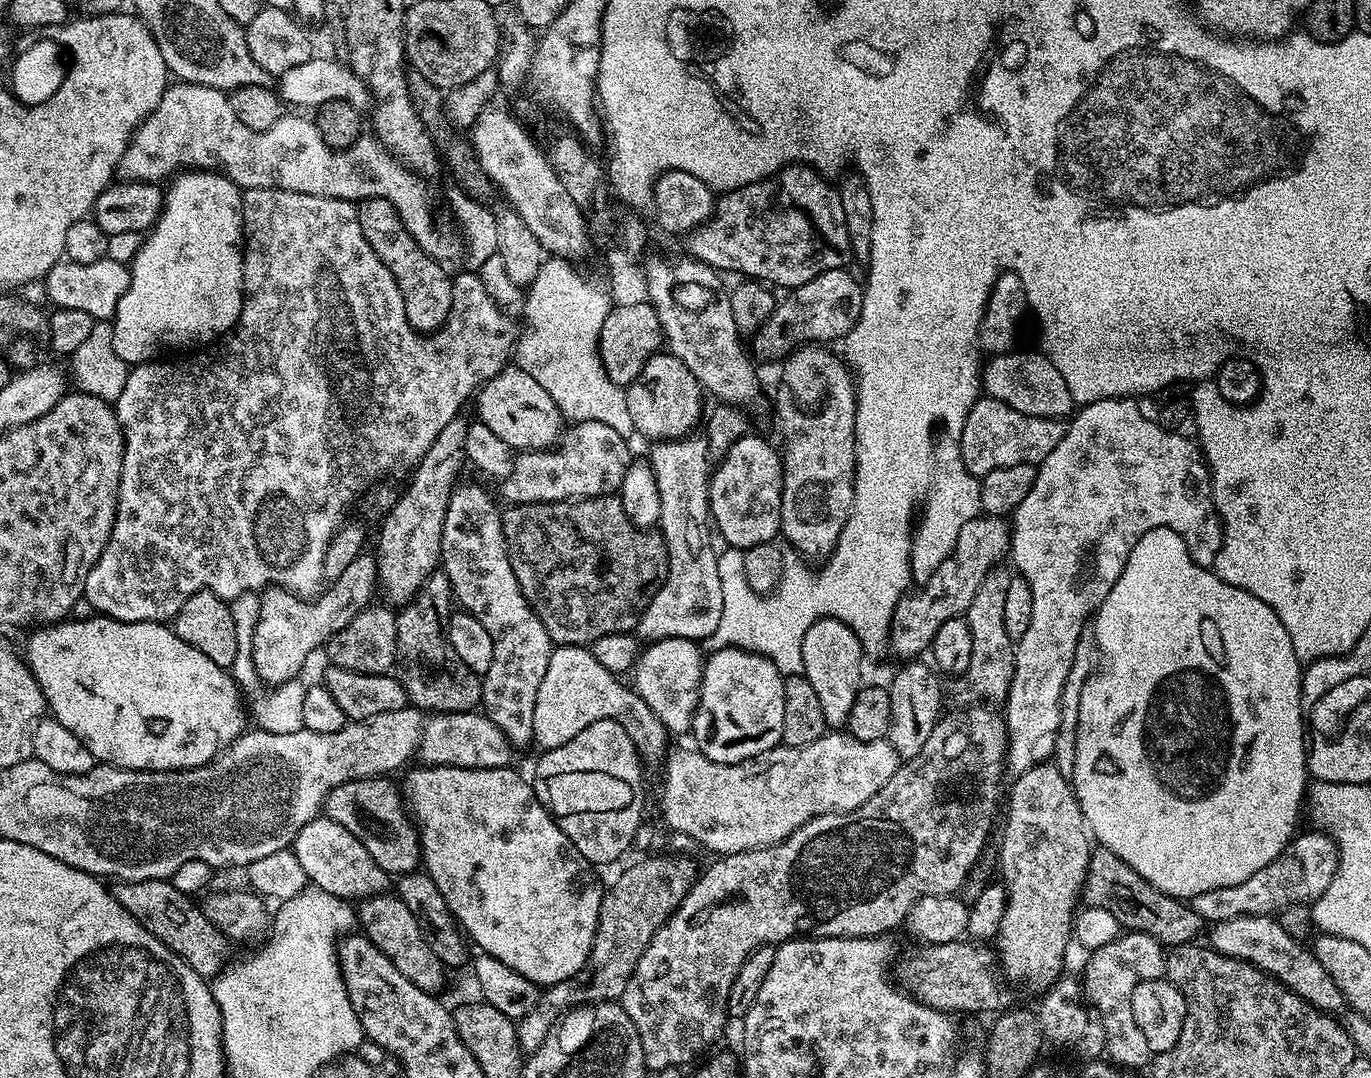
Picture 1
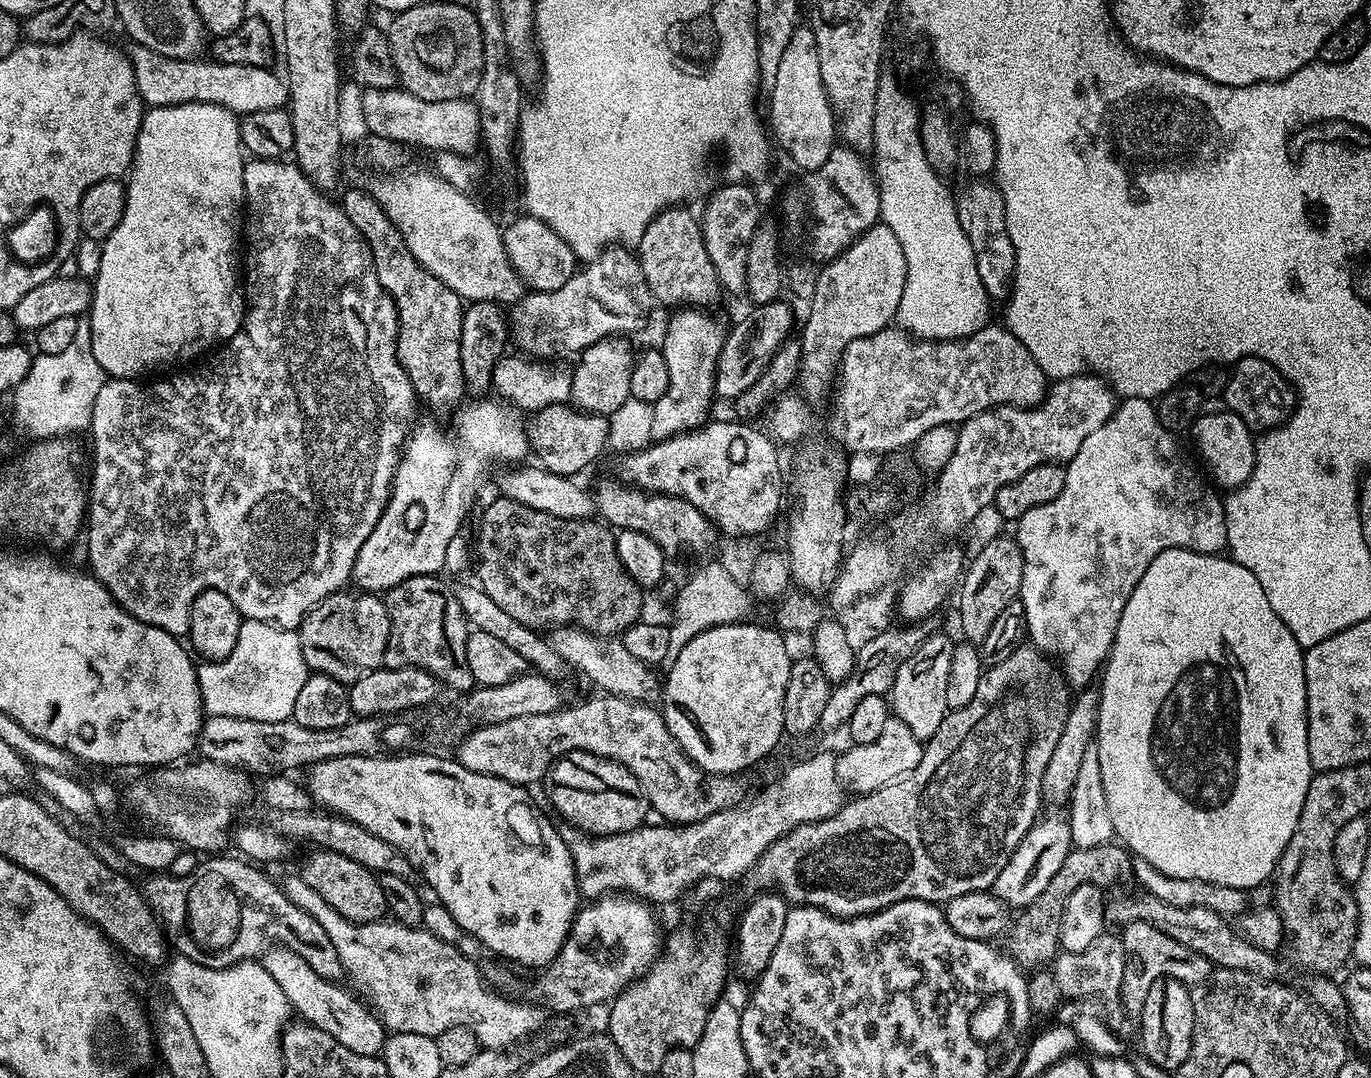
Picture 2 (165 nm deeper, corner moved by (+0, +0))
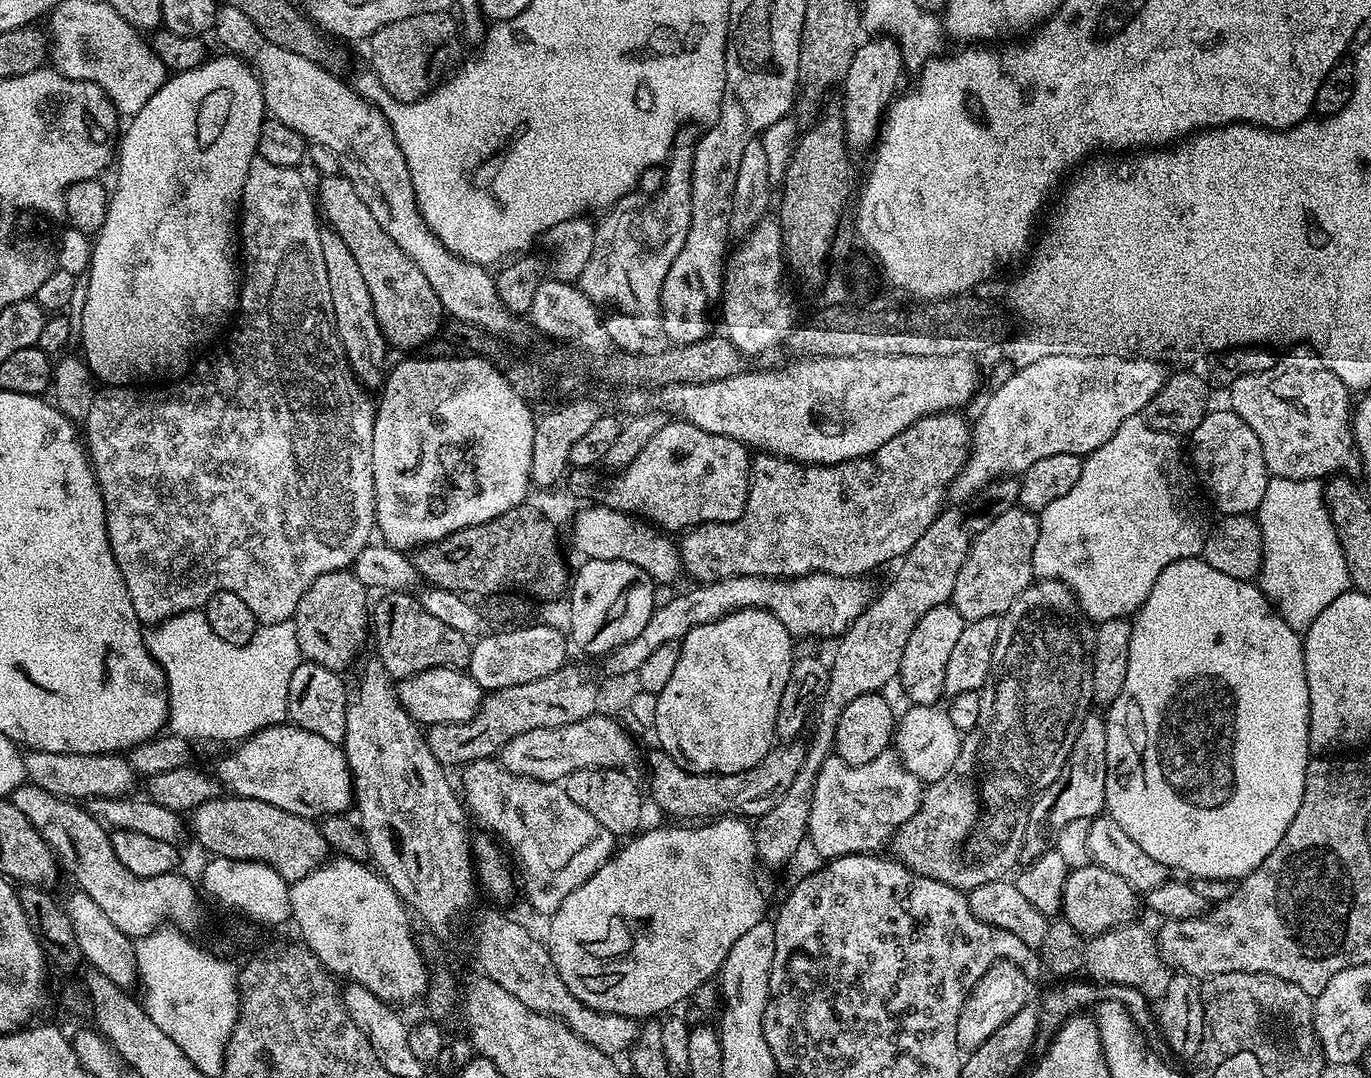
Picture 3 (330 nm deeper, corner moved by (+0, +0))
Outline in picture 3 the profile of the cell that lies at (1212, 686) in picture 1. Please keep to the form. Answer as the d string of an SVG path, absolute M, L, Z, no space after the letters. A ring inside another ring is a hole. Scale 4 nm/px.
M1204 558L1174 562L1170 566L1166 566L1166 570L1162 570L1162 574L1158 574L1158 582L1154 582L1154 586L1150 590L1148 603L1142 605L1139 612L1135 613L1130 634L1130 658L1126 662L1126 682L1122 684L1122 694L1118 694L1118 698L1114 698L1112 705L1106 709L1106 798L1104 806L1107 815L1112 816L1114 822L1118 822L1118 826L1122 826L1122 830L1126 830L1126 834L1130 834L1130 838L1134 838L1134 842L1138 842L1138 846L1142 846L1142 850L1146 850L1146 854L1150 854L1150 858L1162 862L1169 870L1176 871L1177 868L1180 872L1189 872L1189 877L1192 878L1239 882L1245 876L1249 876L1258 866L1262 866L1262 862L1266 862L1270 850L1274 850L1274 846L1278 846L1278 842L1282 842L1282 834L1286 834L1286 826L1290 826L1290 822L1294 822L1294 814L1298 814L1298 806L1302 802L1302 790L1306 782L1306 766L1310 759L1308 750L1309 714L1310 690L1306 686L1306 666L1304 665L1304 645L1301 633L1297 629L1286 626L1279 611L1255 583L1245 583L1238 578L1230 578L1230 574L1222 574L1222 570L1214 570L1211 562Z

